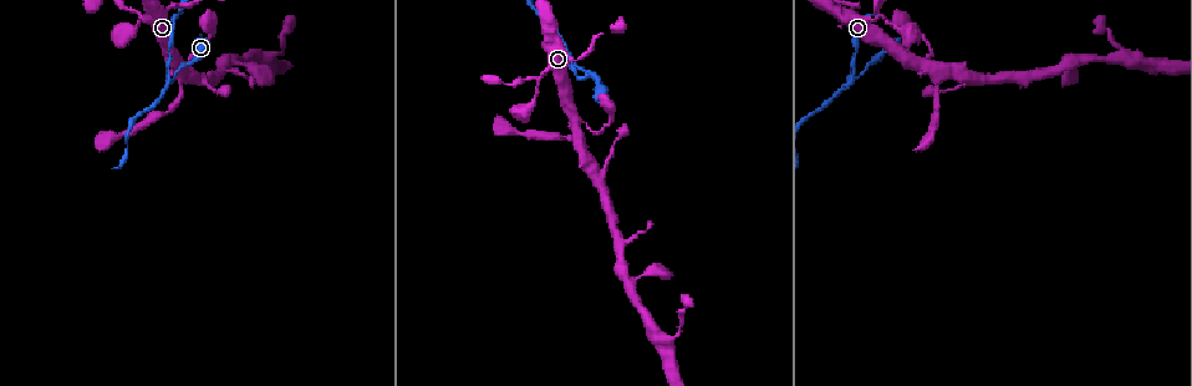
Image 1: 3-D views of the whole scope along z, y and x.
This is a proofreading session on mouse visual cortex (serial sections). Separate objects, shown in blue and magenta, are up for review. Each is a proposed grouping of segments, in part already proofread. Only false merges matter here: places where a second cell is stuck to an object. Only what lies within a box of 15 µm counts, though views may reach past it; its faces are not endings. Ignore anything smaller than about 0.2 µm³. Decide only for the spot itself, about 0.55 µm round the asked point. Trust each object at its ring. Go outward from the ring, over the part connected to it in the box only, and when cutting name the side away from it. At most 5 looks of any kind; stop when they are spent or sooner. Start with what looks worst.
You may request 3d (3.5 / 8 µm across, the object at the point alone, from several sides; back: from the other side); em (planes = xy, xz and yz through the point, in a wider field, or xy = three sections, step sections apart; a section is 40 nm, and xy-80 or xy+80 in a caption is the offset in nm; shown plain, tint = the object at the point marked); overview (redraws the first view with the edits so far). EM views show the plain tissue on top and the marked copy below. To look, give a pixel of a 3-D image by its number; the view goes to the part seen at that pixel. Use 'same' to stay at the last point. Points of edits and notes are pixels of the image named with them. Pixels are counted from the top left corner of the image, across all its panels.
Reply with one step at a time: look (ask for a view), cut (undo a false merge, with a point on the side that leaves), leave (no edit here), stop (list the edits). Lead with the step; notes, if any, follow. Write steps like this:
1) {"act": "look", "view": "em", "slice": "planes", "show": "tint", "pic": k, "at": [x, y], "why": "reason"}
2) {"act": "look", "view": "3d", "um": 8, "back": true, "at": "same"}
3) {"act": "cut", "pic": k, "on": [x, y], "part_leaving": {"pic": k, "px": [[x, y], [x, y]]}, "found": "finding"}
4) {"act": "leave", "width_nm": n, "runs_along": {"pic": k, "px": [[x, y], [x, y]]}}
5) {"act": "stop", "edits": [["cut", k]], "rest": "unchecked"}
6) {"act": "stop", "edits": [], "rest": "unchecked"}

{"act": "look", "view": "3d", "um": 3.5, "pic": 1, "at": [851, 81], "why": "abrupt turn"}

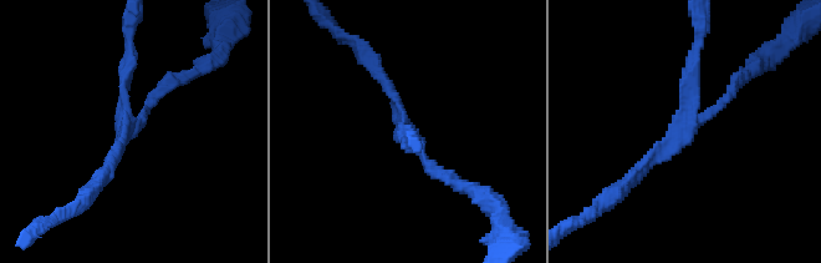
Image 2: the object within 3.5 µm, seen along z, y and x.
{"act": "leave", "runs_along": {"pic": 2, "px": [[740, 77], [715, 112], [632, 173]]}, "found": "continuous, no second cell"}

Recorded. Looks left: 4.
{"act": "look", "view": "3d", "um": 3.5, "pic": 1, "at": [878, 13], "why": "a fork"}

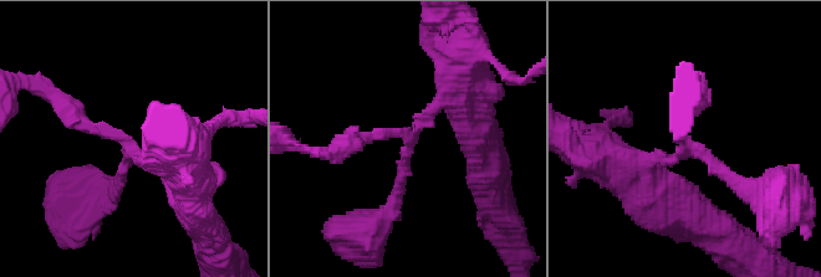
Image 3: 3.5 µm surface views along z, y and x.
{"act": "look", "view": "em", "slice": "xy", "step": 5, "show": "tint", "pic": 3, "at": [683, 145], "arms": 3, "arm_widths_nm": [150, 150, 400], "why": "need the tissue"}

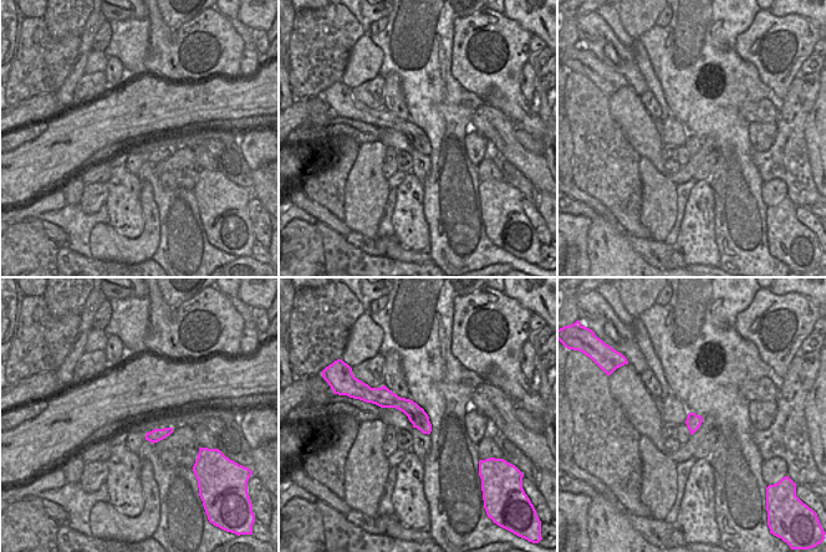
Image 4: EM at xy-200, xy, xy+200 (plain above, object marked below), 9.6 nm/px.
{"act": "leave", "runs_along": {"pic": 3, "px": [[467, 92], [409, 137], [393, 200]]}, "found": "one cell here"}

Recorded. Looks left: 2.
{"act": "stop", "edits": [], "rest": "unchecked"}

